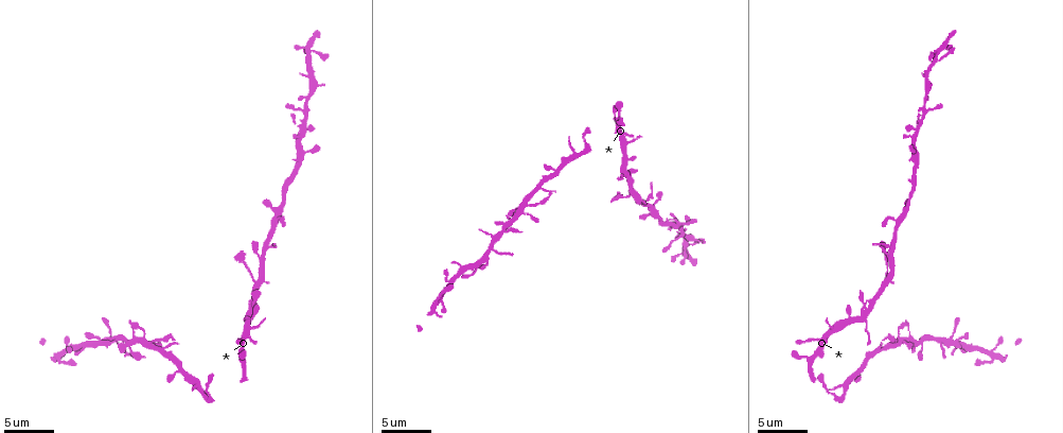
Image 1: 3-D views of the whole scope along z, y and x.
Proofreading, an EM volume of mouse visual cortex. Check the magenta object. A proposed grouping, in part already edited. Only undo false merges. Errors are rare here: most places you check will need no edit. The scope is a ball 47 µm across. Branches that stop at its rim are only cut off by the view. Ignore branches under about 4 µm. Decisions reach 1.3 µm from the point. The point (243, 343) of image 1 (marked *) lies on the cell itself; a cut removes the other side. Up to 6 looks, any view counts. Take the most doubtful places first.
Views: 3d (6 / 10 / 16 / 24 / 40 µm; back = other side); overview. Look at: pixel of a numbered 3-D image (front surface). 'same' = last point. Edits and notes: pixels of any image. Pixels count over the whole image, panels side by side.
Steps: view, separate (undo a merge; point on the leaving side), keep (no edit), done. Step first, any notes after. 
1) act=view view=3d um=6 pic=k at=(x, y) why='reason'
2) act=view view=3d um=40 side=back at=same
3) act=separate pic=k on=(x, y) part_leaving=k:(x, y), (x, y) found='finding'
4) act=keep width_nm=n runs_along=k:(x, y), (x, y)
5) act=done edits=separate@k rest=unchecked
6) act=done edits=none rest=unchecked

act=view view=3d um=10 pic=1 at=(633, 198) why='four arms meet'

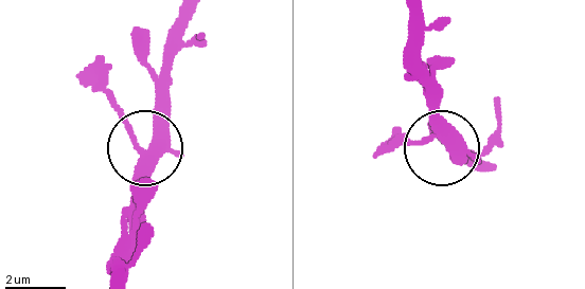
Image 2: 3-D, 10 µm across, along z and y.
act=keep runs_along=2:(410, 23), (438, 140), (382, 144) found='all the same cell'

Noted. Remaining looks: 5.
act=view view=3d um=10 pic=1 at=(689, 237) why='side arm on a straight run'

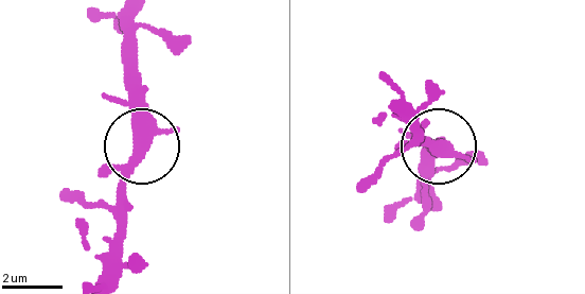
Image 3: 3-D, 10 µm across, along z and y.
act=keep runs_along=3:(100, 277), (142, 140), (142, 74) found='continuous, no second cell'

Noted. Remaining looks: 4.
act=view view=3d um=6 pic=1 at=(915, 140)

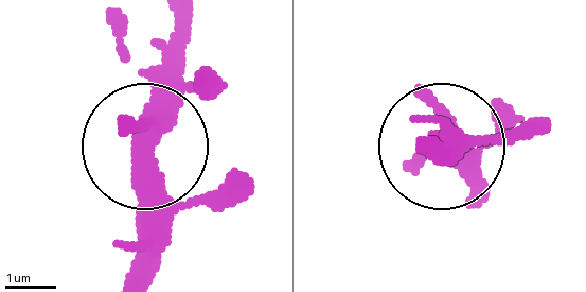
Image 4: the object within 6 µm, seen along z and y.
act=keep runs_along=4:(426, 147), (476, 185) found='one cell here'

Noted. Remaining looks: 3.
act=done edits=none rest=unchecked

